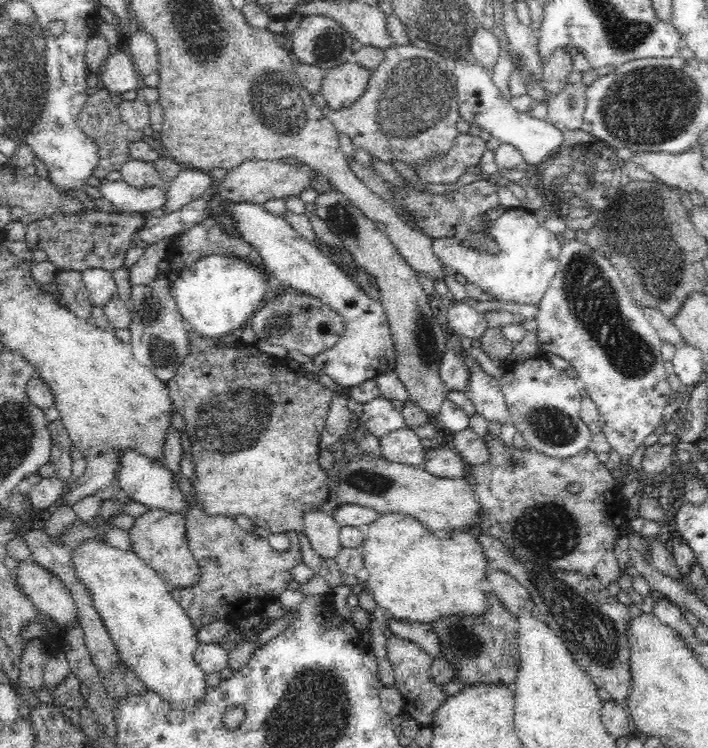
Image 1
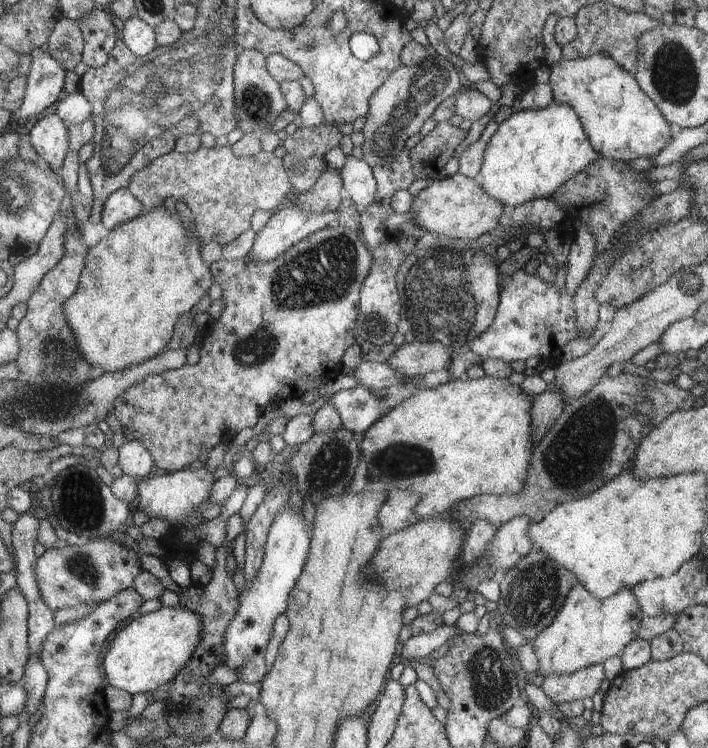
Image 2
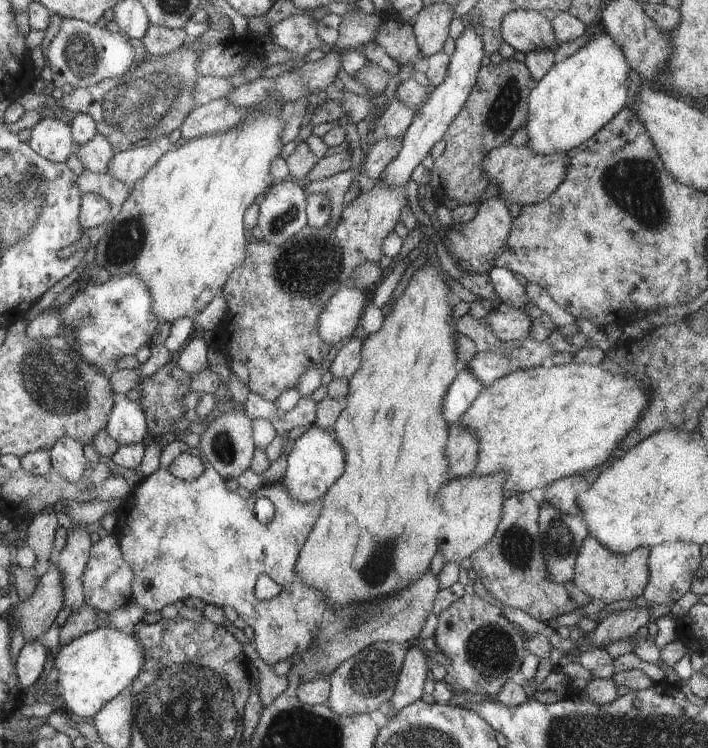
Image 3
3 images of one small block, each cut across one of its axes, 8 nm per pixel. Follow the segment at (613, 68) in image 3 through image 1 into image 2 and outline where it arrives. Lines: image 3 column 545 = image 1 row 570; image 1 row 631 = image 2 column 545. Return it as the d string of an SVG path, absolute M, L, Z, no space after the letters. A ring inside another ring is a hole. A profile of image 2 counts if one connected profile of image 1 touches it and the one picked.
M553 101L544 109L520 110L499 124L488 142L478 180L489 196L504 205L505 222L518 206L554 195L598 155L576 110Z

